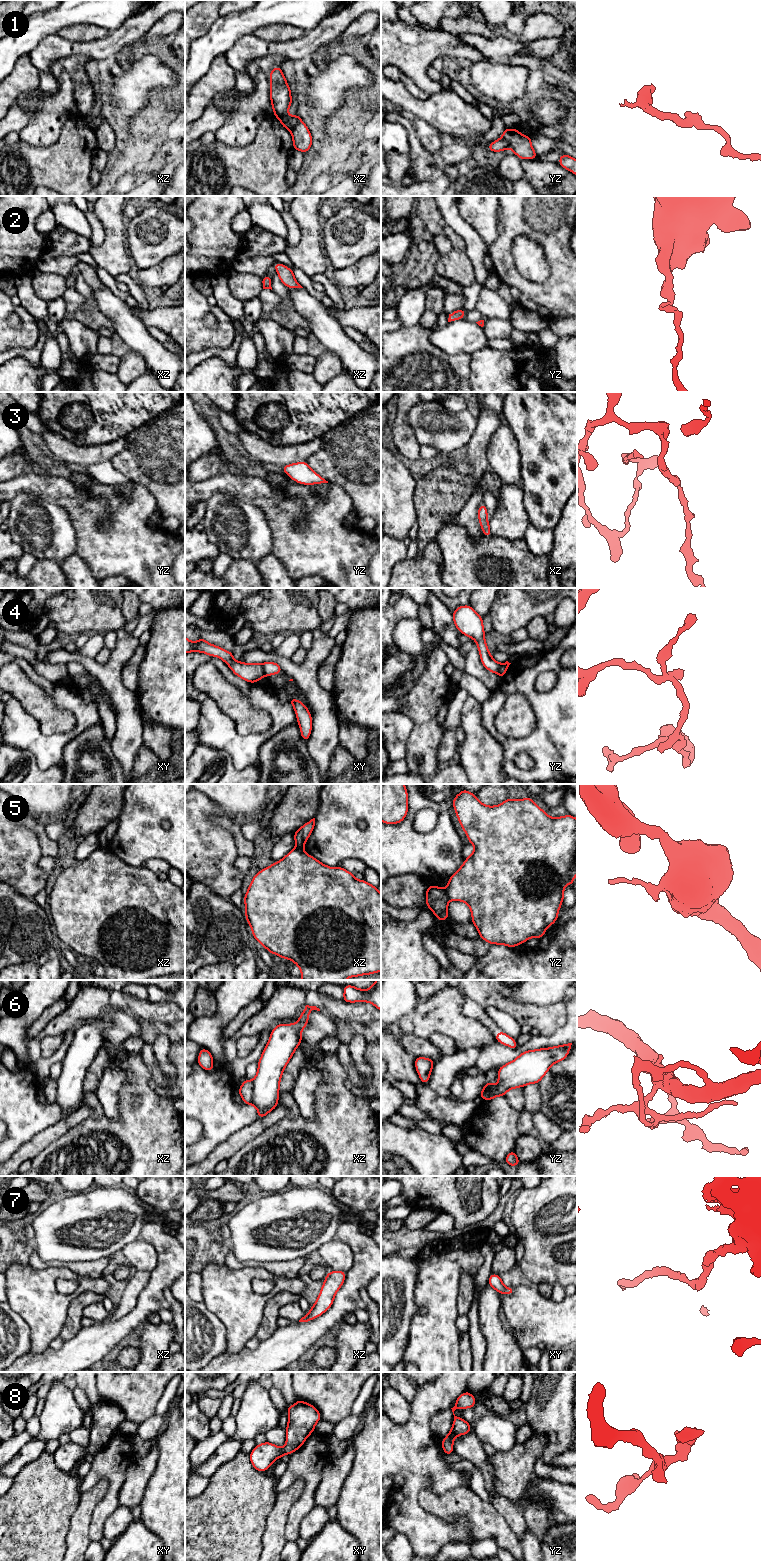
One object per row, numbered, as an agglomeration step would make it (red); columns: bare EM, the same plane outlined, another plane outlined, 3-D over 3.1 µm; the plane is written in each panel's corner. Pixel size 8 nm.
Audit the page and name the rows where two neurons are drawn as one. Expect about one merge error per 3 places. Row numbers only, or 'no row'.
1, 4, 5, 6

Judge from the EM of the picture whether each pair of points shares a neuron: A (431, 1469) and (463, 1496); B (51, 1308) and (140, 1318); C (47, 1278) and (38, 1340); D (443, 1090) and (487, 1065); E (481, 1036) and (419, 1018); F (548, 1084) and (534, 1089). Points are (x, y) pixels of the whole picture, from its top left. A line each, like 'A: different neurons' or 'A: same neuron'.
A: different neurons
B: different neurons
C: same neuron
D: different neurons
E: same neuron
F: different neurons

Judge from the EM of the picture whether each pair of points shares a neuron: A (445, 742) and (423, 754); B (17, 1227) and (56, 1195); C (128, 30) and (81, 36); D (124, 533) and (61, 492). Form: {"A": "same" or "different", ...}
{"A": "different", "B": "same", "C": "different", "D": "same"}

